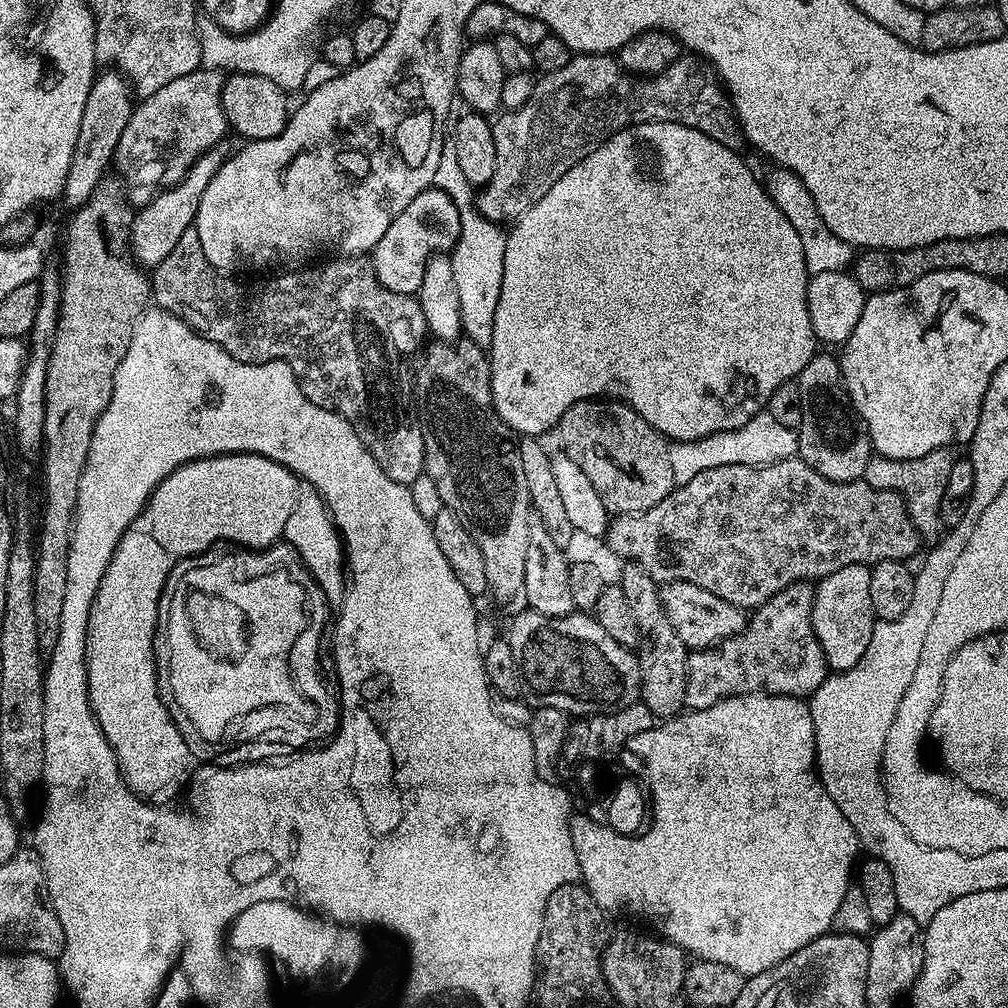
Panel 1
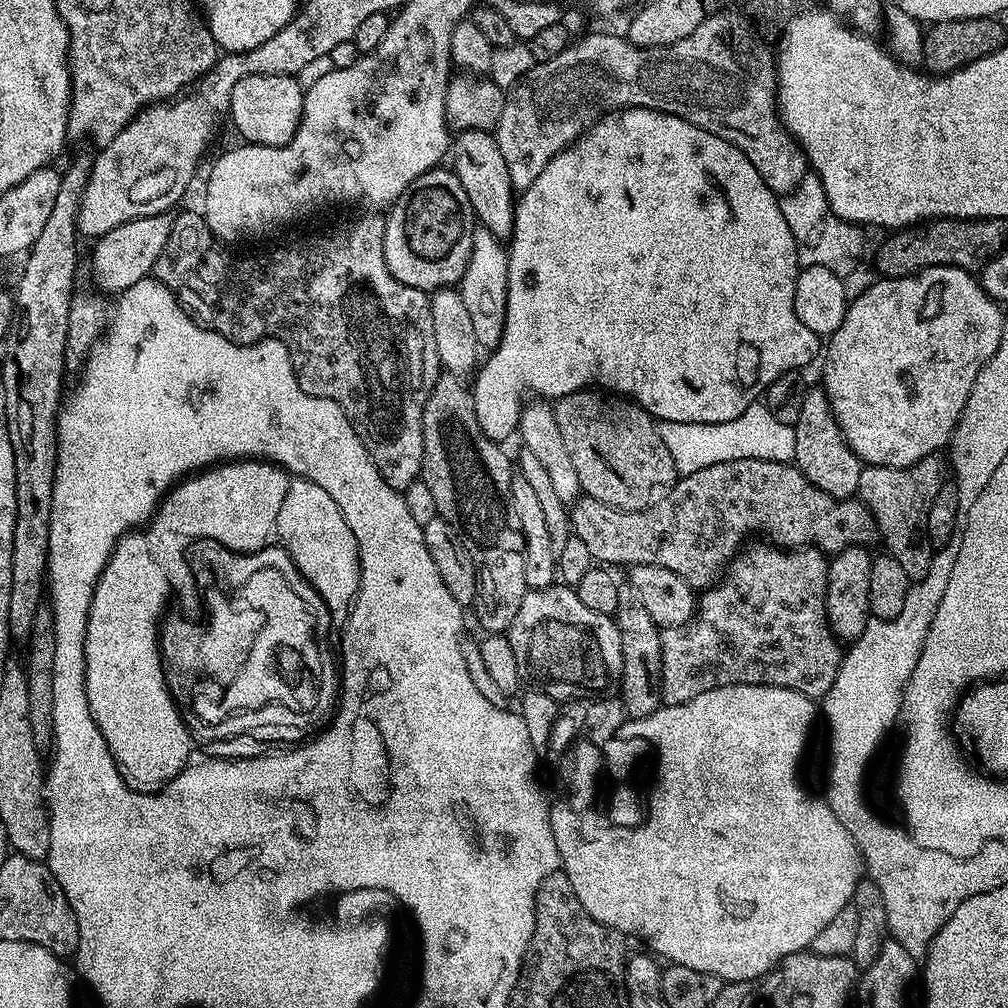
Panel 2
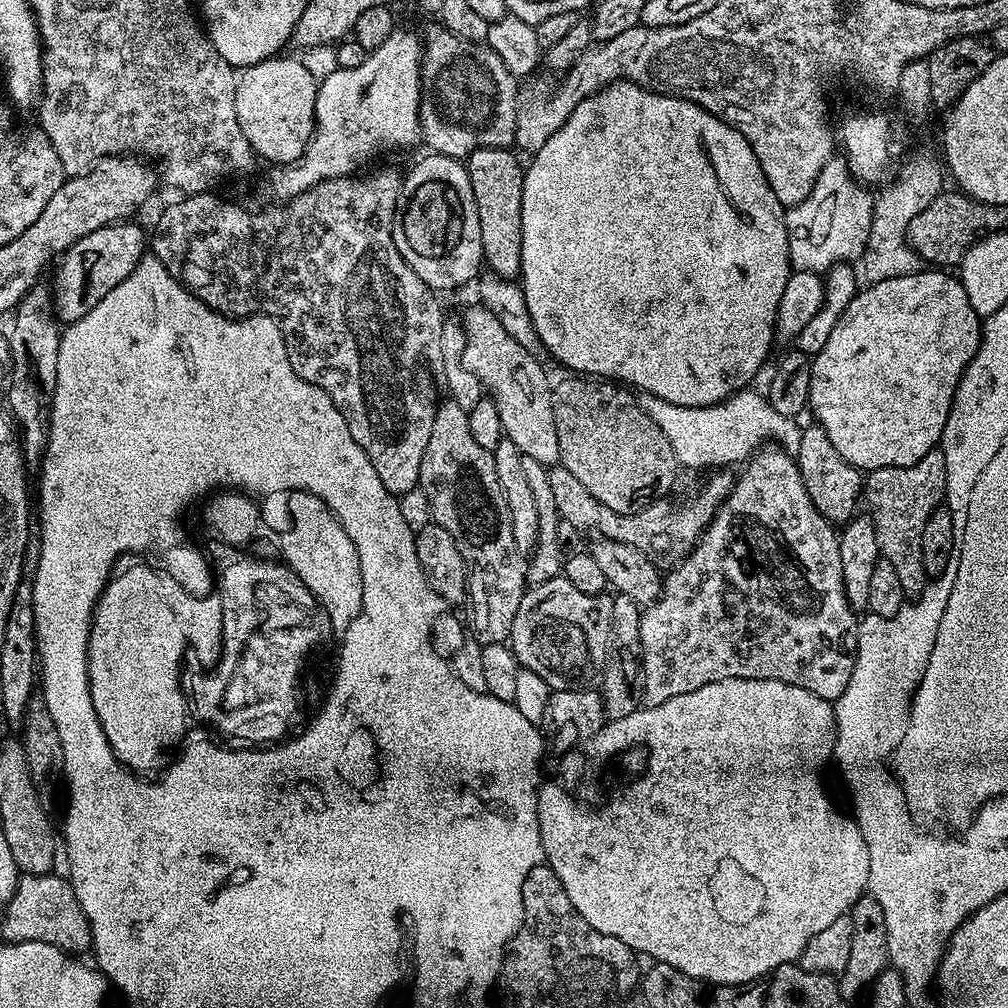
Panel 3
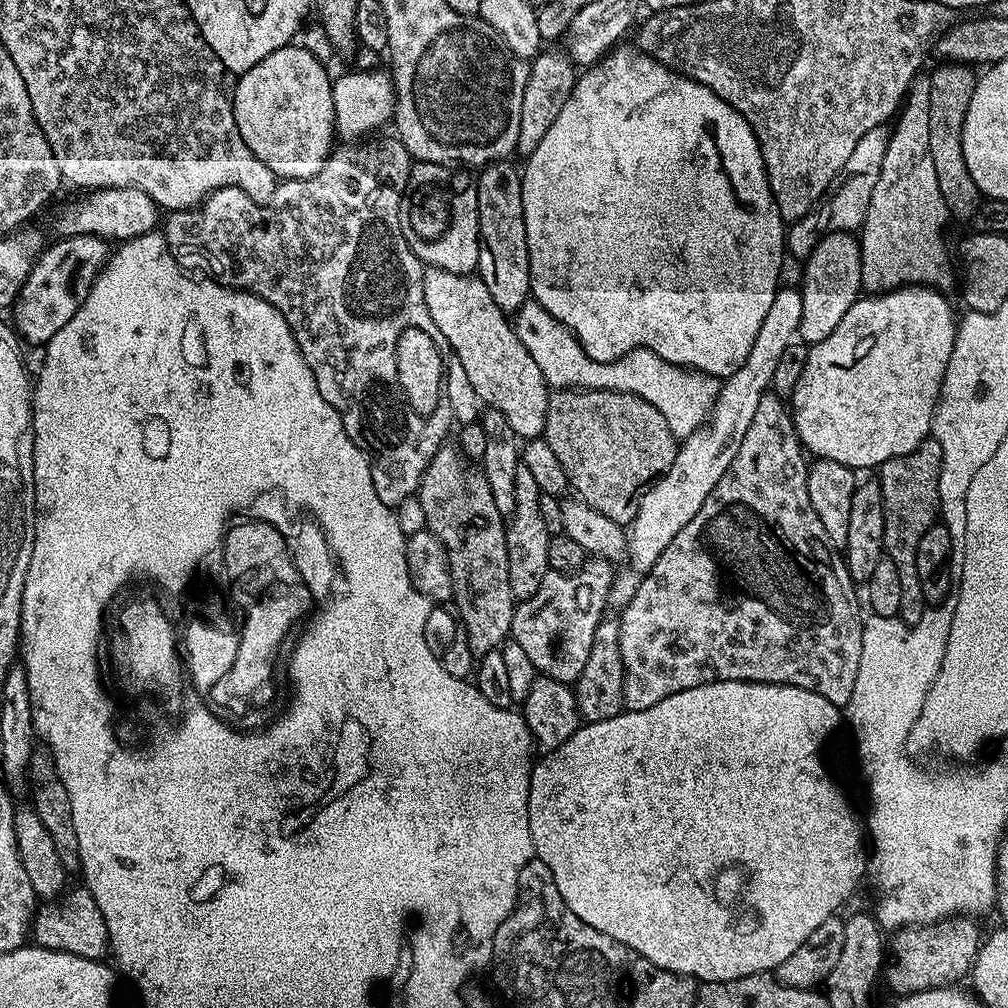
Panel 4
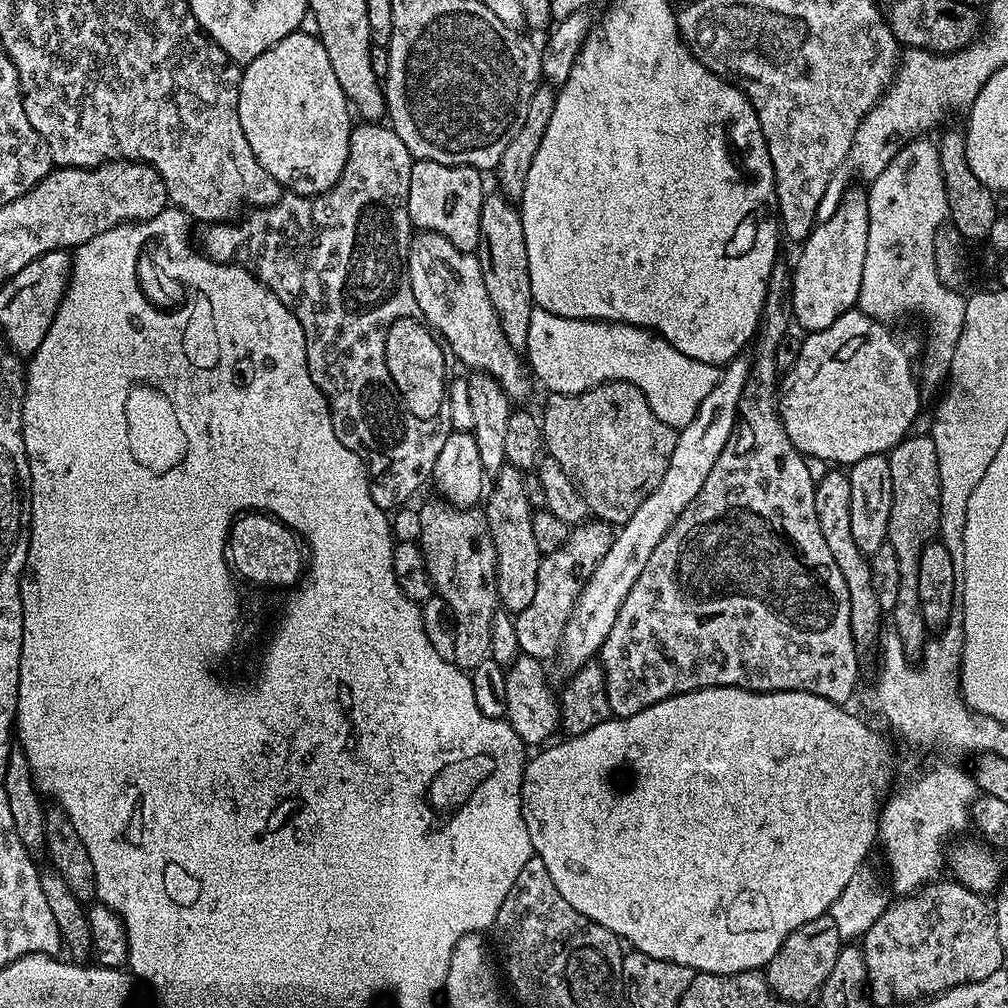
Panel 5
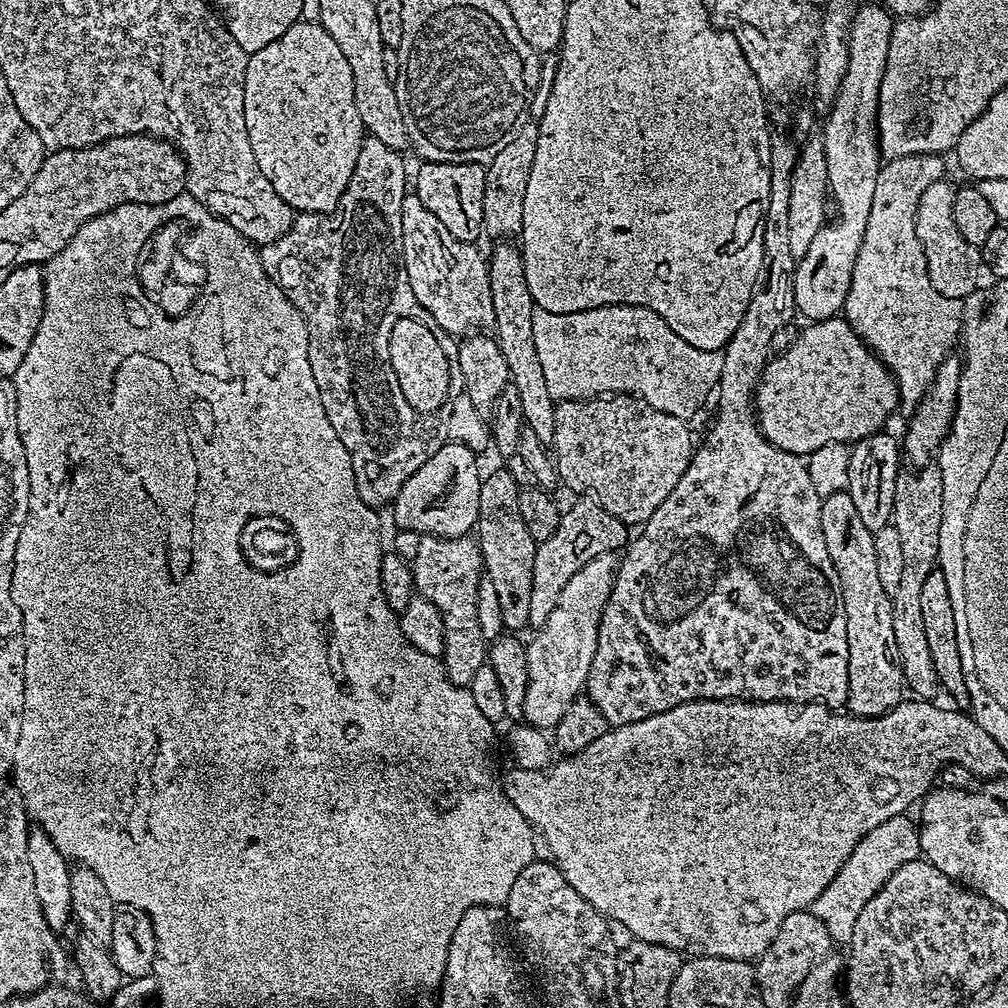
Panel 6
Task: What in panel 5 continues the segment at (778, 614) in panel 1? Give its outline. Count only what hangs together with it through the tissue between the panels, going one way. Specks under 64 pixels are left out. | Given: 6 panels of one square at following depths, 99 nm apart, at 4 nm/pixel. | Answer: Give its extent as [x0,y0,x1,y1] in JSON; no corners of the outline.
[598,262,860,717]

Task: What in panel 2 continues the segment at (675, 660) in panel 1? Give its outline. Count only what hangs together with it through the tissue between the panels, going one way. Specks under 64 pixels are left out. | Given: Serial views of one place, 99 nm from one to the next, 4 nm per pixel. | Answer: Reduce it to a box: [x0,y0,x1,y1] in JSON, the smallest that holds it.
[614,582,662,720]

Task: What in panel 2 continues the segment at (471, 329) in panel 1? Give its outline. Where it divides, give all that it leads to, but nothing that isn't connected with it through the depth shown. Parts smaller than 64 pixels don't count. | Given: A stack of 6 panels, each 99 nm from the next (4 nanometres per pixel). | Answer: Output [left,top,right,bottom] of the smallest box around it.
[458,227,508,349]

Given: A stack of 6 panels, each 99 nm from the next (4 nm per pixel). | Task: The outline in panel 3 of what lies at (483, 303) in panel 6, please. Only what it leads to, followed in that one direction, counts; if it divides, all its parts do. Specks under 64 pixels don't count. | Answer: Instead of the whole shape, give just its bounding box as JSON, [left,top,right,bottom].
[462,306,560,466]

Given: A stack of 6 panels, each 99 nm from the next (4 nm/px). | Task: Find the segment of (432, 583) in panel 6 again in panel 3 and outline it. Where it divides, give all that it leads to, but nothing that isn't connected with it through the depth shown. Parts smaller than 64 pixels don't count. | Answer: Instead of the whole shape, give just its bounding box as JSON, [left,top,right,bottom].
[419,398,526,645]

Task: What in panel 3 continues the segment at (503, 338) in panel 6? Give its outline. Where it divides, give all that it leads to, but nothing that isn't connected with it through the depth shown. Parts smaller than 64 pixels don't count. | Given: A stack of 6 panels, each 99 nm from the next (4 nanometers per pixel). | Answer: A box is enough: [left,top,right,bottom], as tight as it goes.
[466,147,525,281]

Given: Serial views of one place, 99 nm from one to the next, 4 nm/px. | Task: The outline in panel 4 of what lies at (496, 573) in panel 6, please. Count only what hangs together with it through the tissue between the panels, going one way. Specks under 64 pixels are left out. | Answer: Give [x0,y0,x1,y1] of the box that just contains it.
[506,462,550,600]

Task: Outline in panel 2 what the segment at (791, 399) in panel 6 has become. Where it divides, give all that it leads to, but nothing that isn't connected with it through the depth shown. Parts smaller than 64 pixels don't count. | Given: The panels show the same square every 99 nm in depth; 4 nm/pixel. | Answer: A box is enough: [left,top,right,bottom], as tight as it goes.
[822,266,1006,468]

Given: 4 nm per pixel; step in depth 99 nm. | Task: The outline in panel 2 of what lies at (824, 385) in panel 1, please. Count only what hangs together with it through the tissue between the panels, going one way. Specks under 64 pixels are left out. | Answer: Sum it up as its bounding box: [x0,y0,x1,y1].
[794,387,862,500]

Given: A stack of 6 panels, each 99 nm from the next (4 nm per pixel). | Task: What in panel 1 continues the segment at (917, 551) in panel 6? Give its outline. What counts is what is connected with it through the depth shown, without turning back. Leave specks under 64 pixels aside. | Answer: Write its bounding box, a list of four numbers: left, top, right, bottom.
[863,448,953,546]

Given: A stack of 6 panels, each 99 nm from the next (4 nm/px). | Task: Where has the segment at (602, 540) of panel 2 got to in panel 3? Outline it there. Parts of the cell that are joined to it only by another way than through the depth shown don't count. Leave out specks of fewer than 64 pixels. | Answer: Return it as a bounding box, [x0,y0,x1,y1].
[548,466,734,566]

